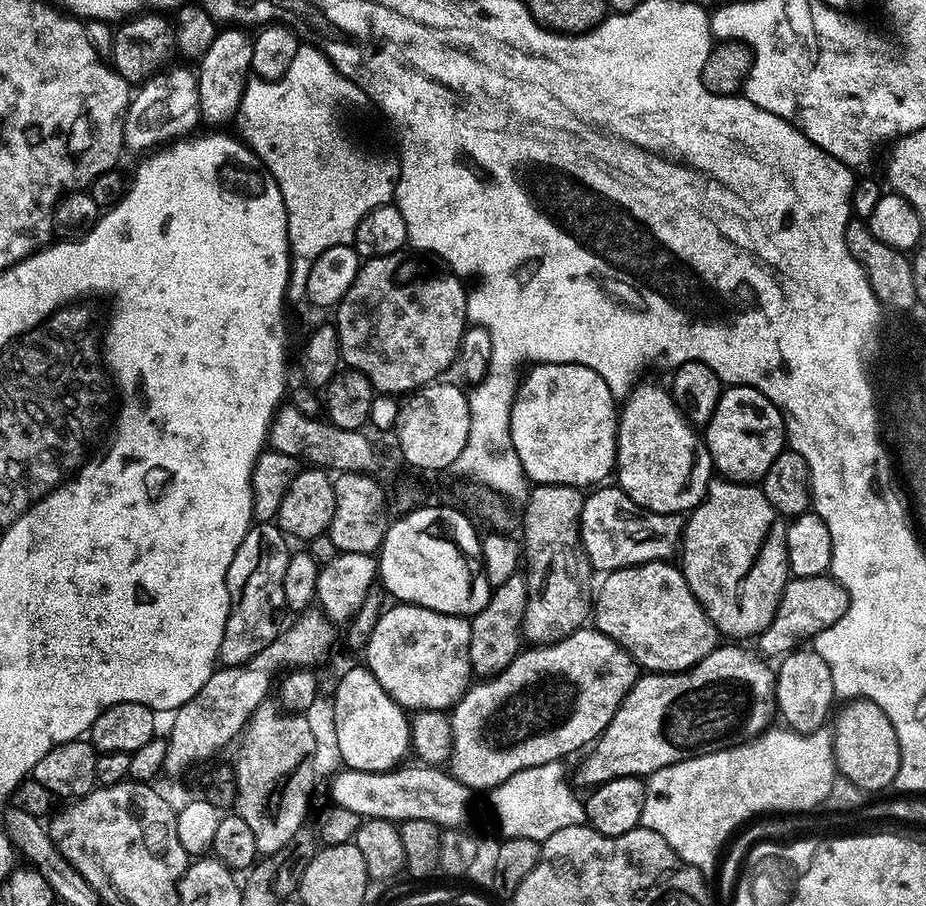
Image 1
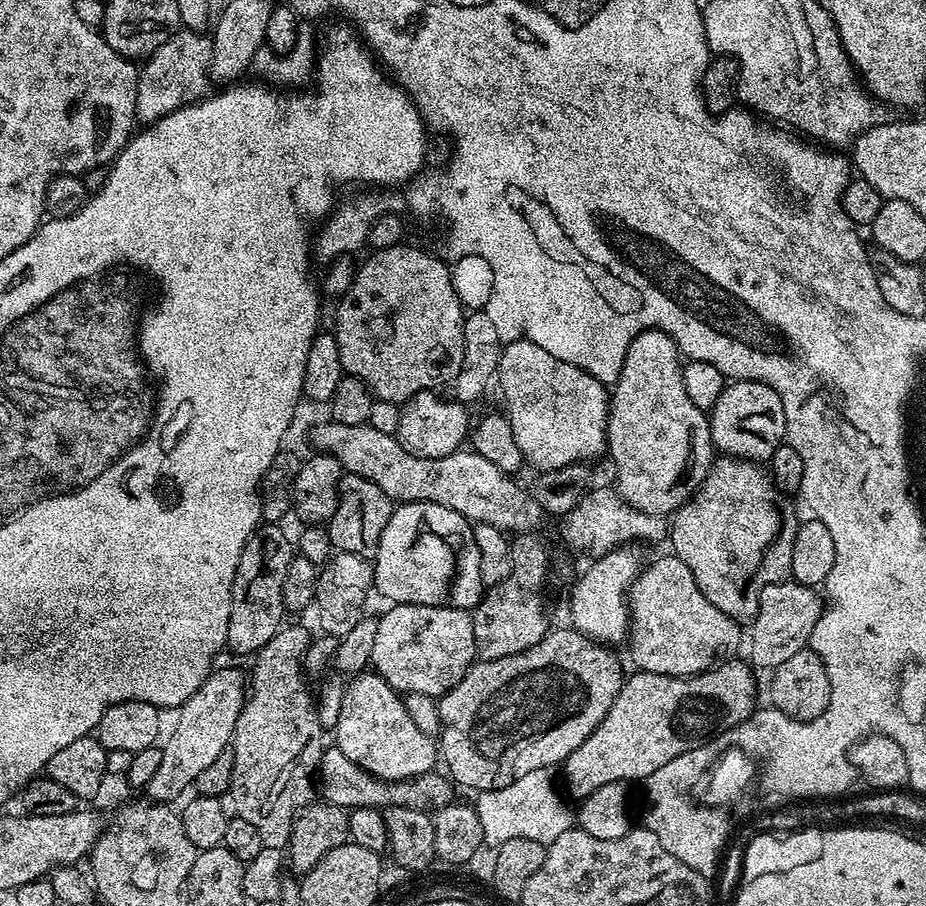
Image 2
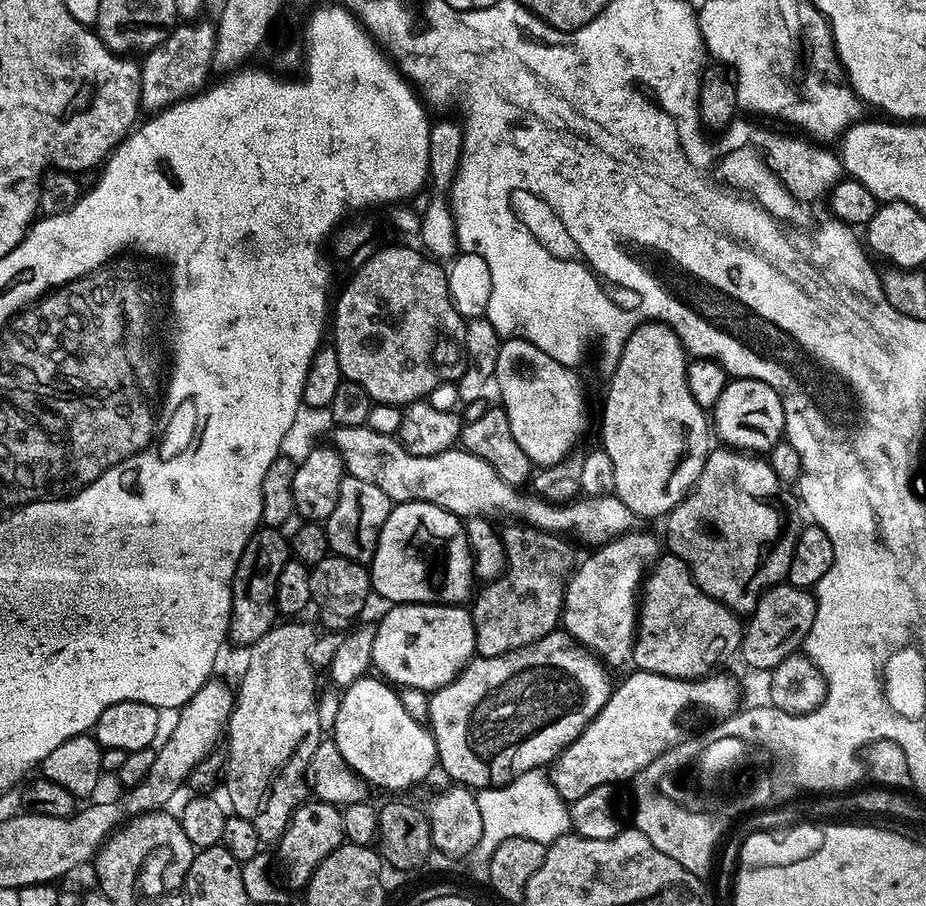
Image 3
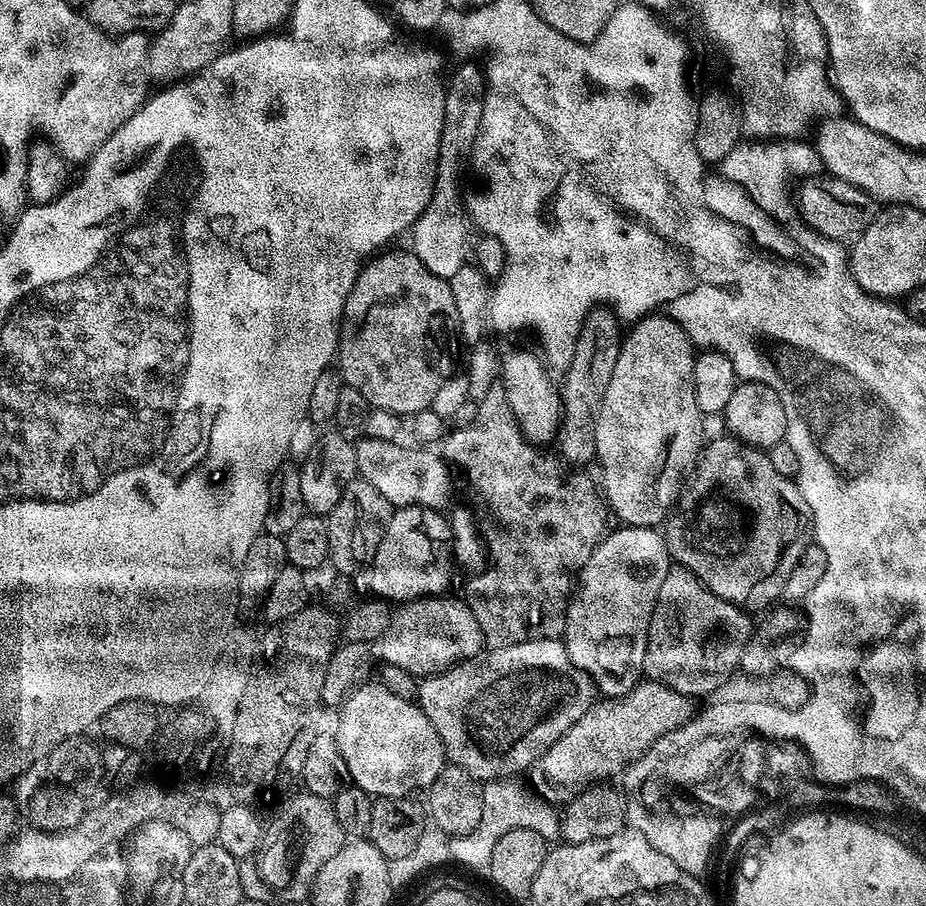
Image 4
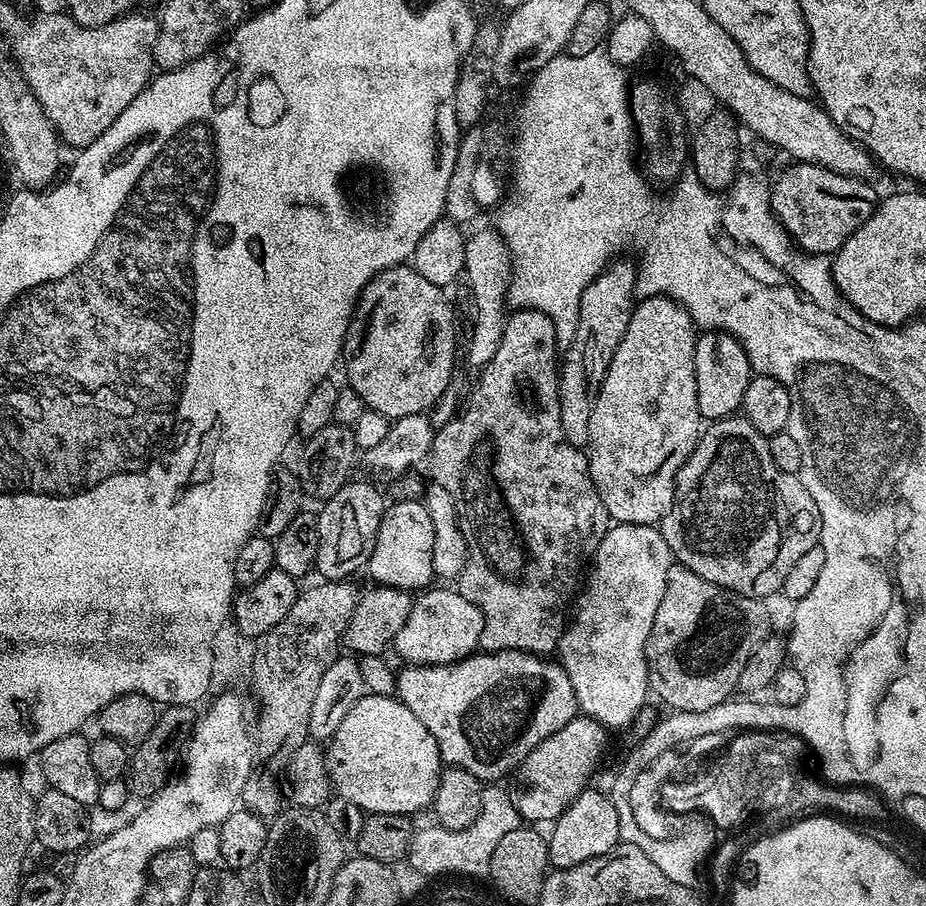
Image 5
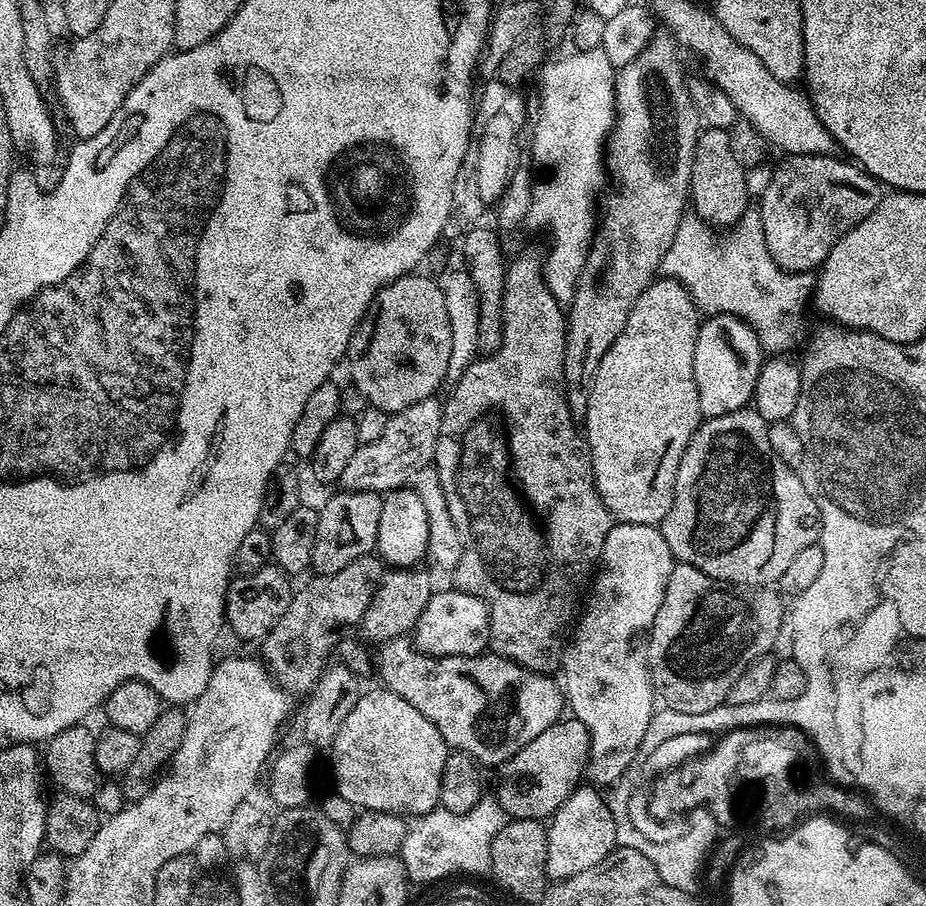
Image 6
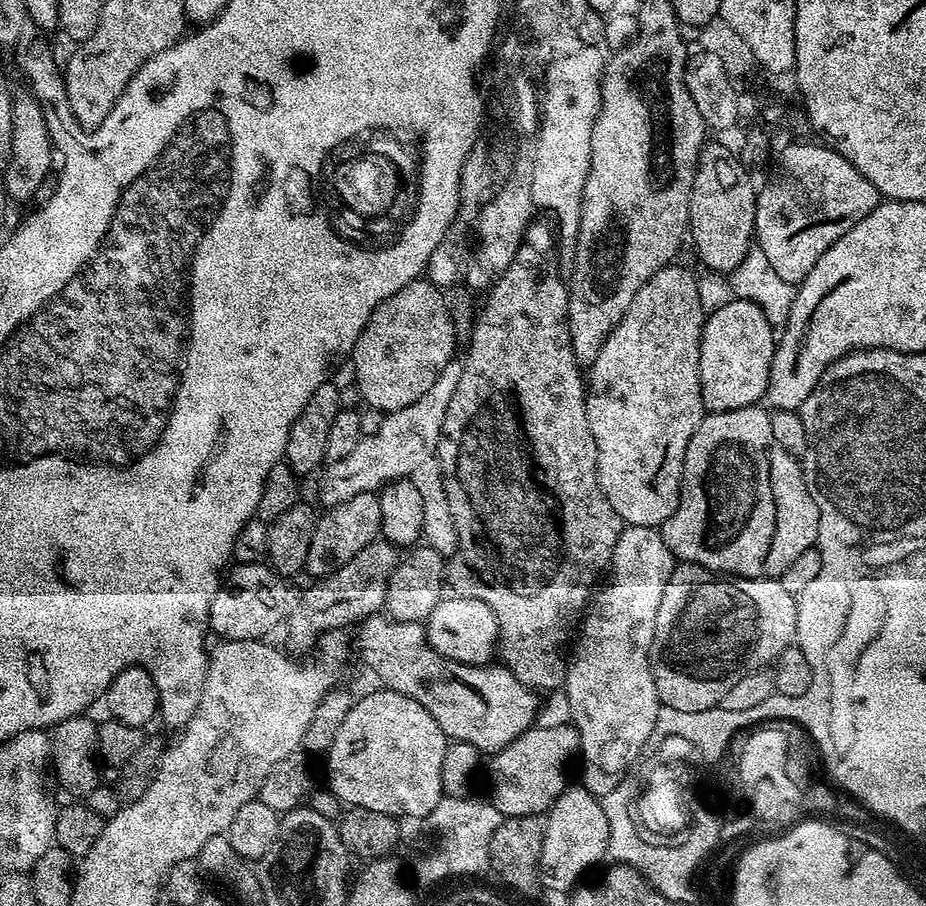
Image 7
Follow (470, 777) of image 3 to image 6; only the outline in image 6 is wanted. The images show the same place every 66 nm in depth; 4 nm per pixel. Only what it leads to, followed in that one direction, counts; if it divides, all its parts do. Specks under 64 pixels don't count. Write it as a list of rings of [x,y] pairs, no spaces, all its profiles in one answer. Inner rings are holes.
[[[398,636],[379,645],[374,656],[374,668],[382,679],[383,687],[406,698],[418,714],[430,718],[448,743],[449,749],[465,752],[476,760],[477,765],[493,764],[499,766],[518,754],[526,742],[534,742],[542,730],[550,730],[557,720],[561,719],[566,708],[566,701],[559,683],[552,681],[551,675],[543,672],[532,672],[520,664],[495,654],[479,656],[428,656],[421,652],[408,636]]]

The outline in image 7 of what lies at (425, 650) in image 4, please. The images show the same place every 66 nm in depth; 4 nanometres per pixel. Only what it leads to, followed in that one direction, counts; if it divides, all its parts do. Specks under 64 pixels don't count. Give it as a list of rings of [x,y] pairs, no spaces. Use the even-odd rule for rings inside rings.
[[[448,594],[428,615],[426,631],[429,646],[438,654],[463,664],[486,664],[497,651],[500,624],[496,621],[494,610],[490,610],[486,602],[478,602],[478,598]]]

